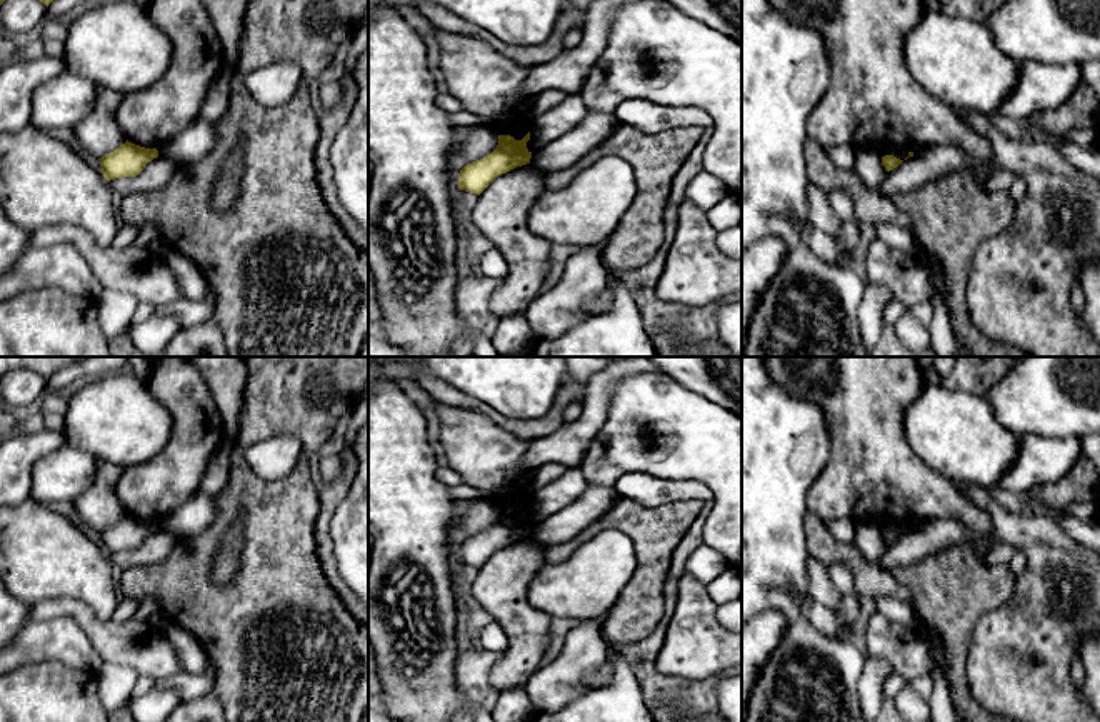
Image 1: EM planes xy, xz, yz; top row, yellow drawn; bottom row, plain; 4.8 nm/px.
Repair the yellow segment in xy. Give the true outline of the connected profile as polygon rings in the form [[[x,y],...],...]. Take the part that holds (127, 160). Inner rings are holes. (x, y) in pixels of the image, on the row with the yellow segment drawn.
[[[127,140],[98,160],[103,177],[110,182],[122,177],[137,177],[157,157],[157,148],[145,148]]]

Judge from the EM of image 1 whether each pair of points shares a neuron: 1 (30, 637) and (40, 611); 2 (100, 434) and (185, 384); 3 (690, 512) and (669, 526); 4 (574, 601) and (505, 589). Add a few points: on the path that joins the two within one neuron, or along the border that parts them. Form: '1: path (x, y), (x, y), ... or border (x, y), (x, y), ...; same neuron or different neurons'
1: border (30, 619), (70, 617), (75, 622); different neurons
2: border (144, 381), (170, 416), (167, 439); different neurons
3: path (685, 512), (674, 521); same neuron
4: border (542, 557), (530, 581), (529, 602), (550, 617); different neurons

